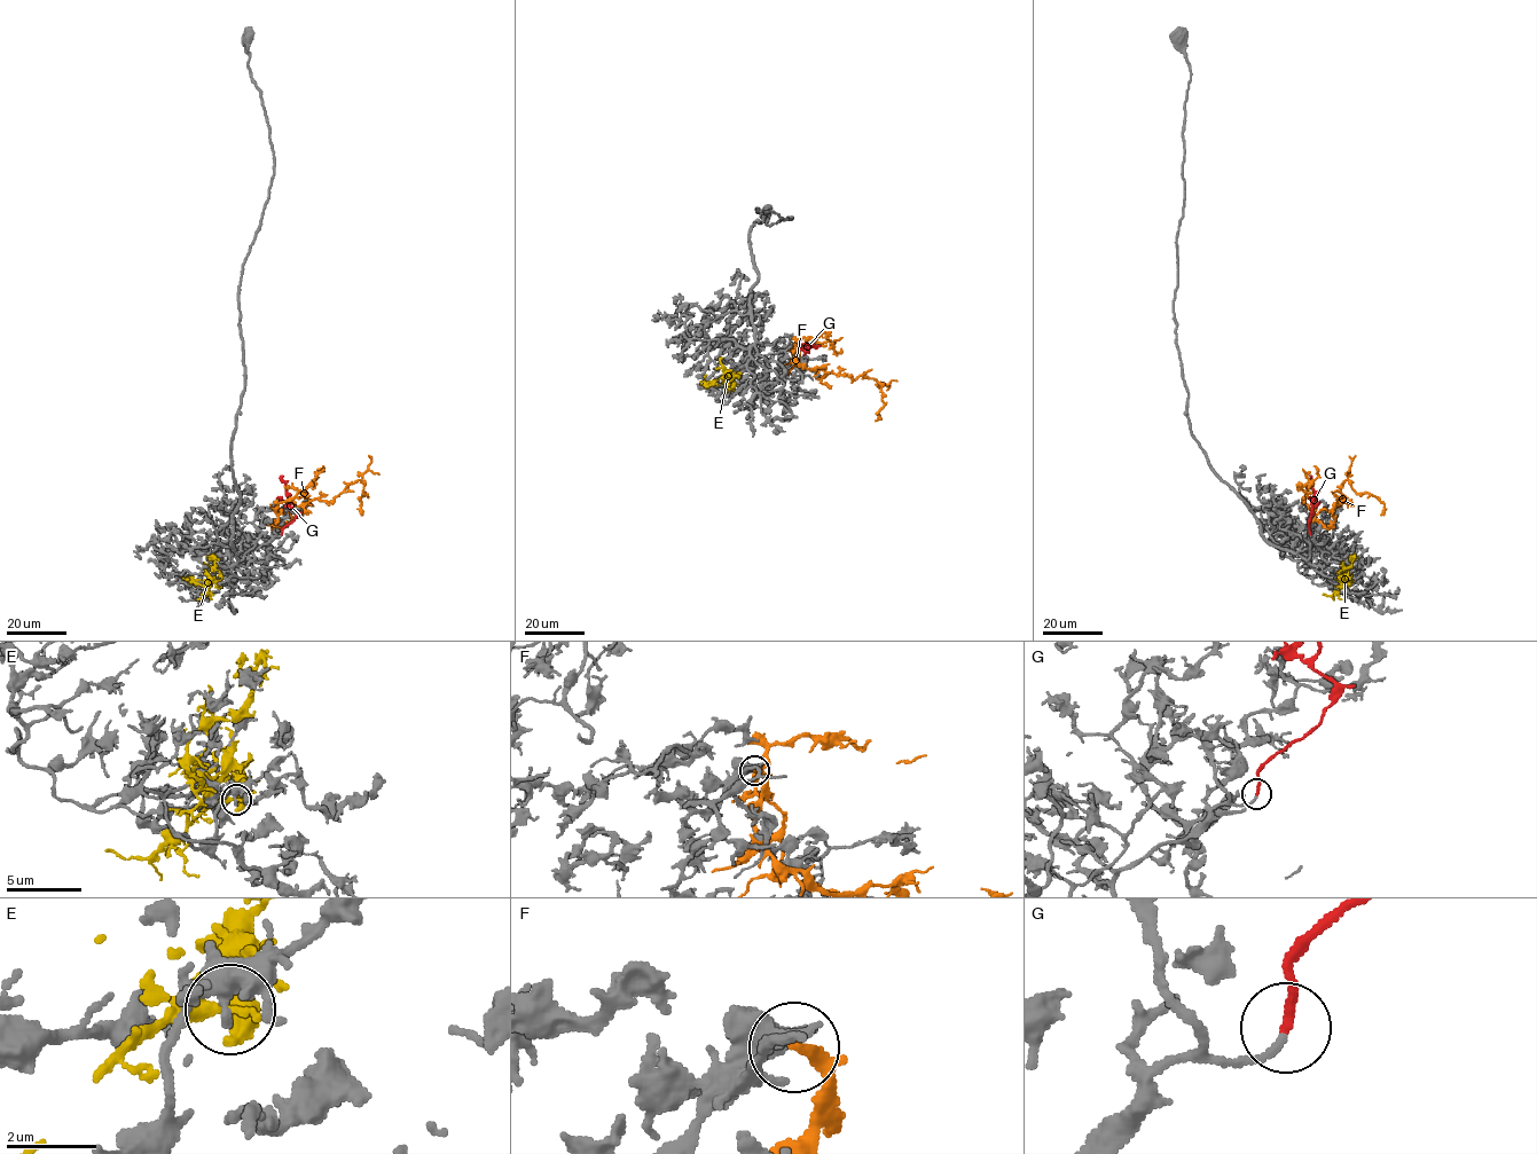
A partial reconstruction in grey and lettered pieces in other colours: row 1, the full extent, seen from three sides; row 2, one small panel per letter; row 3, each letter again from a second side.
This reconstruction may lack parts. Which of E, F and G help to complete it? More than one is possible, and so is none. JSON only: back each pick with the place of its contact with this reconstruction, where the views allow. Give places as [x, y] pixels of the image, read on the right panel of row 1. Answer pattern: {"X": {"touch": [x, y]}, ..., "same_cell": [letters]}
{"G": {"touch": [1310, 534]}, "same_cell": ["G"]}

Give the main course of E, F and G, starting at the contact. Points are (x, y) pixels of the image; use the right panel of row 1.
E: (1349, 583), (1339, 587), (1346, 578), (1340, 581), (1339, 572), (1351, 562), (1349, 557)
F: (1309, 524), (1334, 521), (1346, 479), (1383, 503), (1380, 515)
G: (1310, 534), (1308, 520), (1315, 493), (1310, 476)

